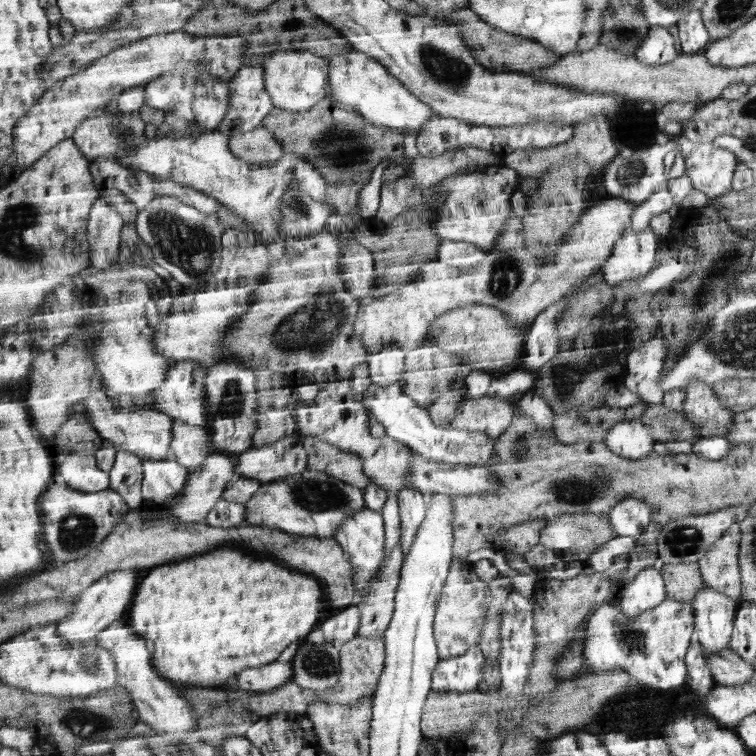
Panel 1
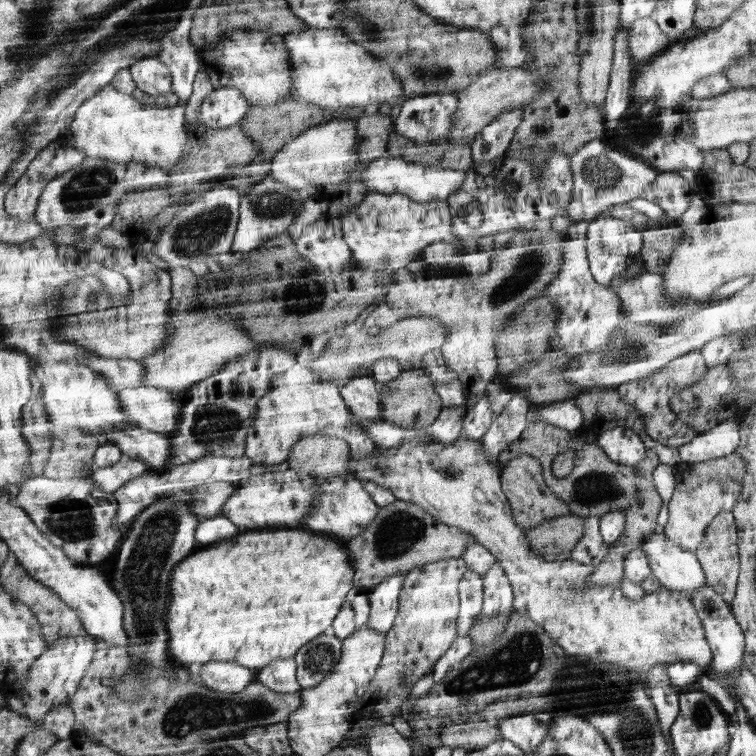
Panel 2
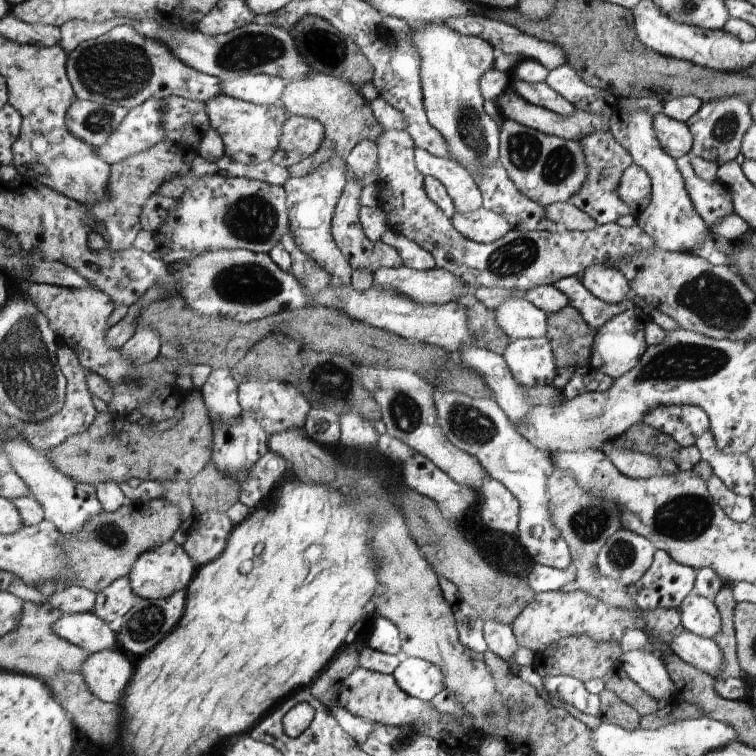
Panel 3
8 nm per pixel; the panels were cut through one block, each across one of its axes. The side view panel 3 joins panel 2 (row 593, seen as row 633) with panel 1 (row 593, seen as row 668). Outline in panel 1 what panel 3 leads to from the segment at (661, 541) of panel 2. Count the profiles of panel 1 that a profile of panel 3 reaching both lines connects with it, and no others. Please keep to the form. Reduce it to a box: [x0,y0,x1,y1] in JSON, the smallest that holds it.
[692,585,738,652]

